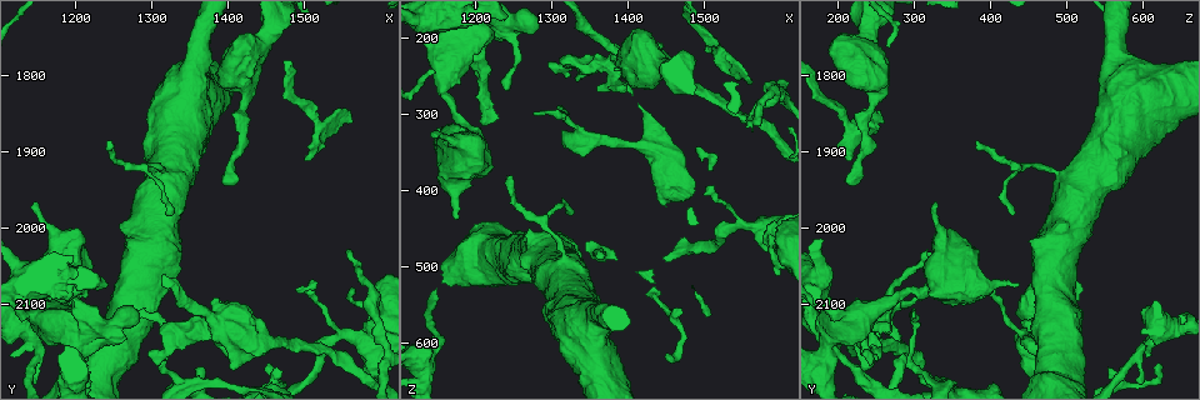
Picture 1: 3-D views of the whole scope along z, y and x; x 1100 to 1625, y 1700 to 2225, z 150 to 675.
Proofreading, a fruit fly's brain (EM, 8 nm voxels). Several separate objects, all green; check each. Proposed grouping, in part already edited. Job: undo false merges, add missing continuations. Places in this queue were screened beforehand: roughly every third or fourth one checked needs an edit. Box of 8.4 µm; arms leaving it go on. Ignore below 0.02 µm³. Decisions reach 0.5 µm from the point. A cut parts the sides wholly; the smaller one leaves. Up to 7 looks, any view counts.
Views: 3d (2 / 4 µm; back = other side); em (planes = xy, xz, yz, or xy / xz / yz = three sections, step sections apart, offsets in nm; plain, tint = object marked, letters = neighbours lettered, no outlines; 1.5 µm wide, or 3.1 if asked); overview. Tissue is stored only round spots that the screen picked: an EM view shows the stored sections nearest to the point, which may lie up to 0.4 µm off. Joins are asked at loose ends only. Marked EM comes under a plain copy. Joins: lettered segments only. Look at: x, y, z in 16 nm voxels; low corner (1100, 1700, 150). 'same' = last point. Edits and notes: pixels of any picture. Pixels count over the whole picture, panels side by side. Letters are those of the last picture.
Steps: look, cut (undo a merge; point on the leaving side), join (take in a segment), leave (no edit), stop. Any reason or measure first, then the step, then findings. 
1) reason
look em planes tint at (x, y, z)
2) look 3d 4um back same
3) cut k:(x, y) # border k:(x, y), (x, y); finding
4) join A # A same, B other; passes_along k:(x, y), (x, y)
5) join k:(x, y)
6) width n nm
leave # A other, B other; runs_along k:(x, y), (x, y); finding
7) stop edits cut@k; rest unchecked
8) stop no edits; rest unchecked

four or more arms meet
look 3d 4um at (1205, 2145, 185)

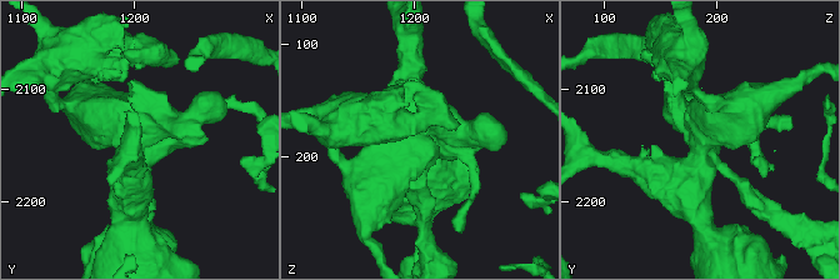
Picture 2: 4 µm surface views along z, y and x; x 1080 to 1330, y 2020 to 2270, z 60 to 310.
shape alone is not enough
look em planes letters at (1202, 2144, 188)

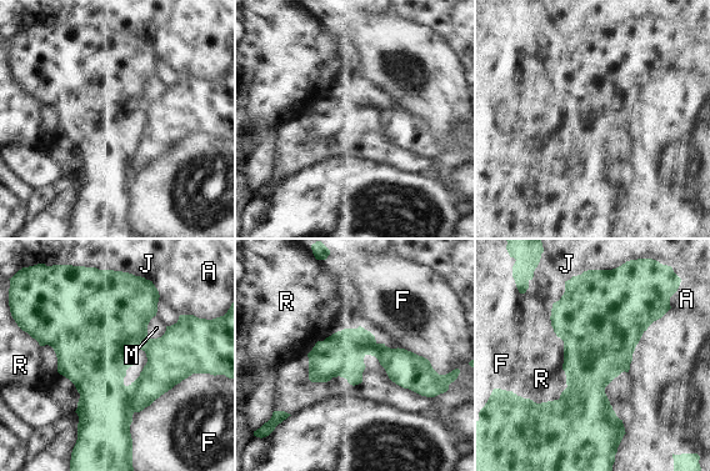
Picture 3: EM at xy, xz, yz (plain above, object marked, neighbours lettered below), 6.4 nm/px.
cut 3:(105, 414) # A other, F other, J other, M other, R other; border 3:(130, 385), (130, 405), (134, 411); a second neuron is stuck on

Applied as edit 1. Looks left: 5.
an open end
look em xz step 8 letters at (1555, 2030, 320)

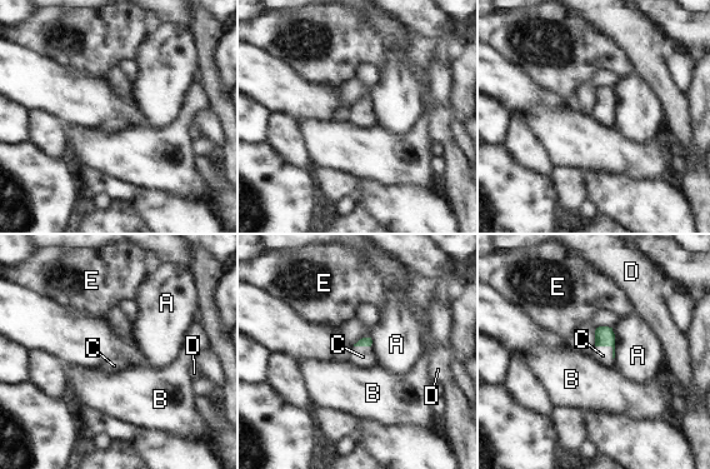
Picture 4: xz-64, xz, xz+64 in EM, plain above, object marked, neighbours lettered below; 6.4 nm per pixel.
look em yz step 4 letters same

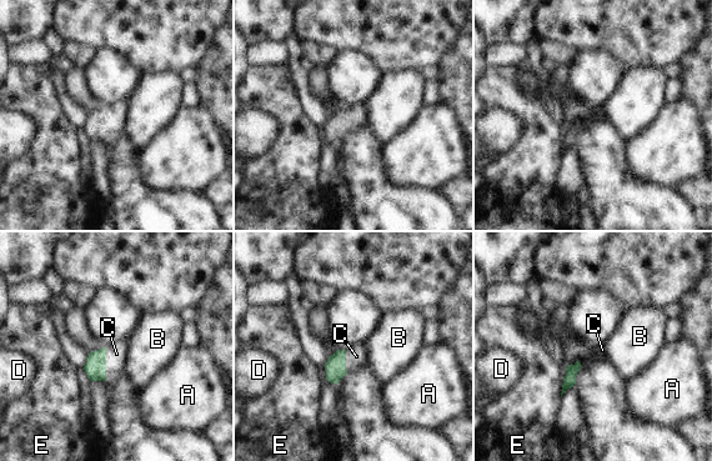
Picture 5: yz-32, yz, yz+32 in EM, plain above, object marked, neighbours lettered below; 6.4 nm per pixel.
width 110 nm
join 5:(116, 354) # A other, B other, C same, D other, E other; the neuron continues

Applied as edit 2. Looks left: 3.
stop edits cut@3, join@5; rest unchecked

